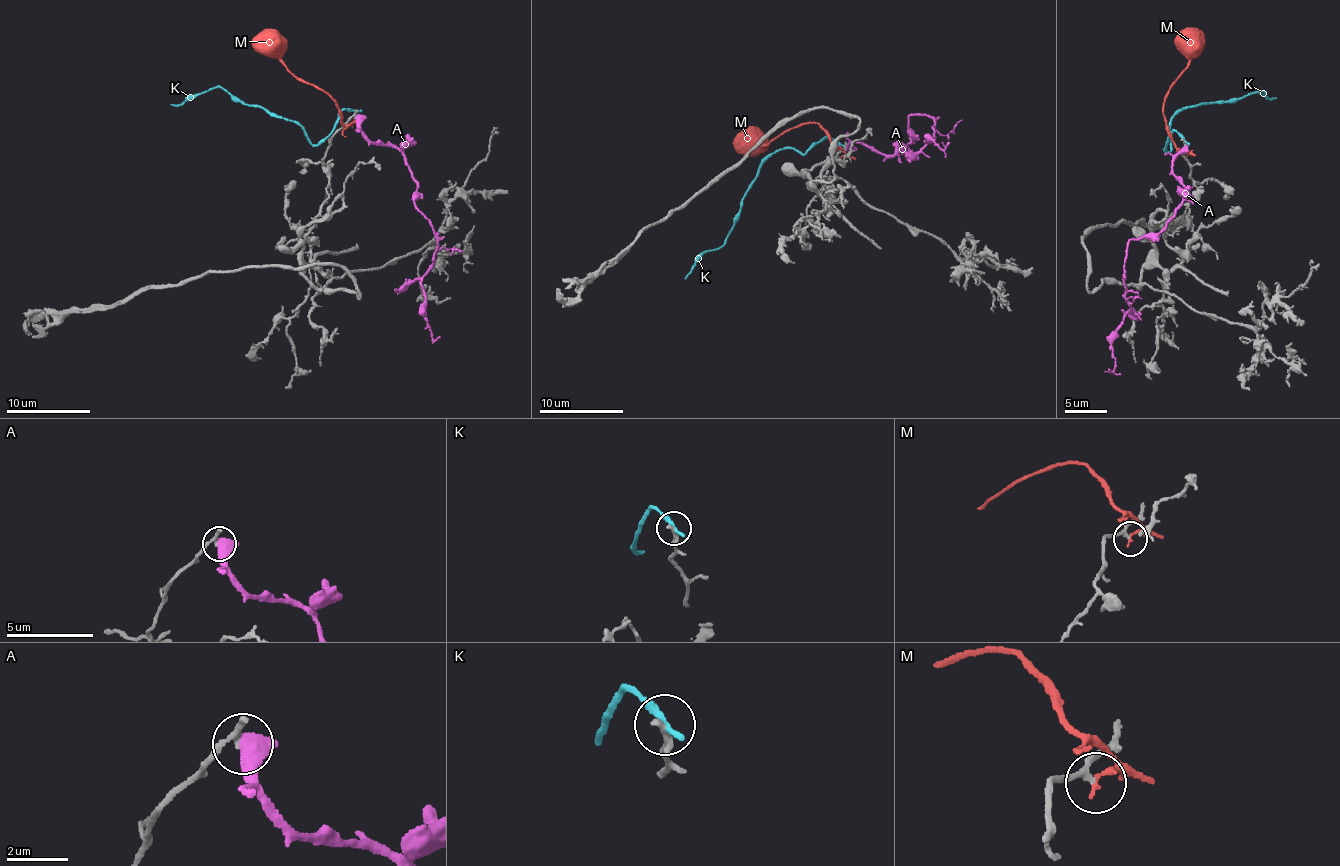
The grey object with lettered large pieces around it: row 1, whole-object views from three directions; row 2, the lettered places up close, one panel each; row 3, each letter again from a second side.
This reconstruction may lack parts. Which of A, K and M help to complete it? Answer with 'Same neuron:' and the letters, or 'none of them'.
Same neuron: none of them

